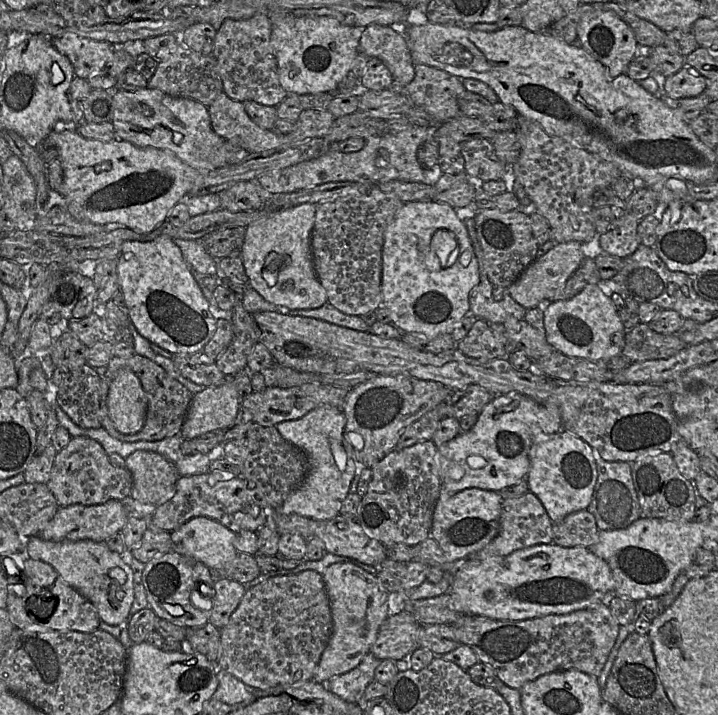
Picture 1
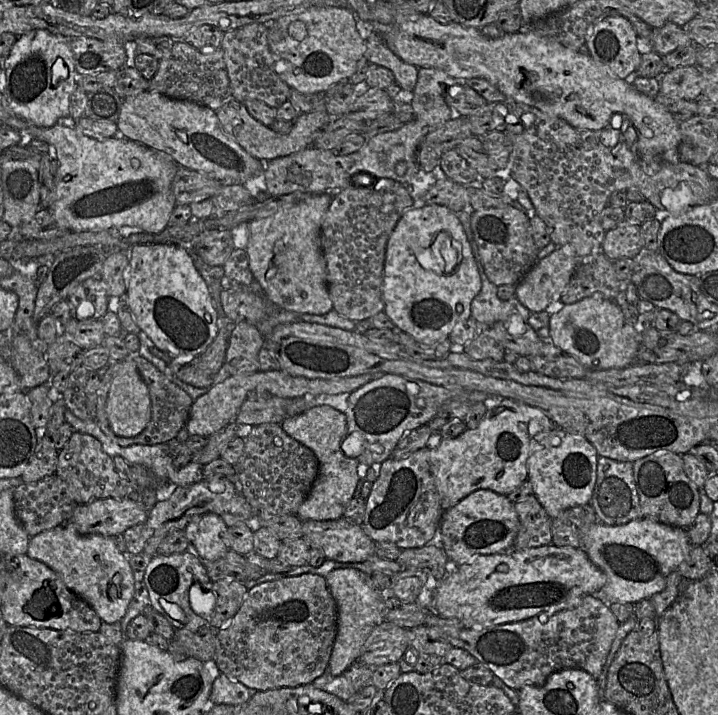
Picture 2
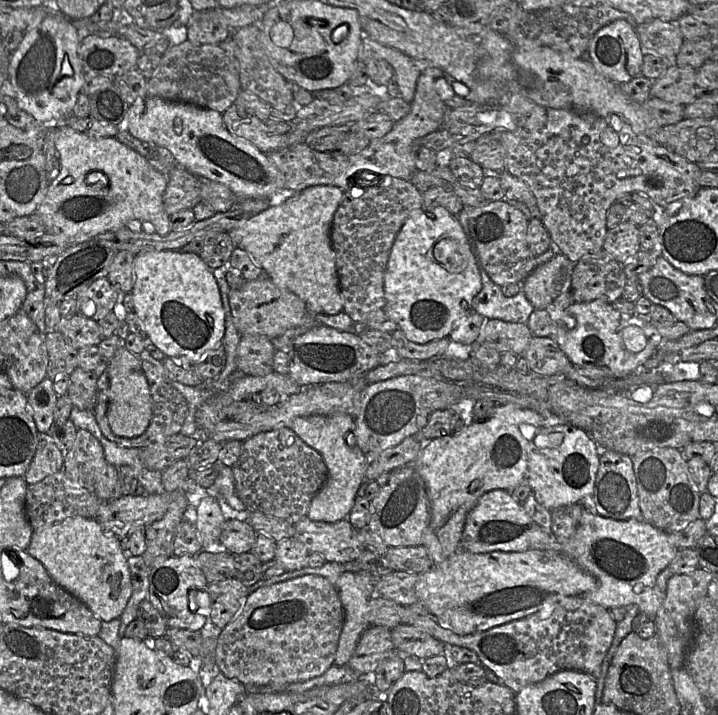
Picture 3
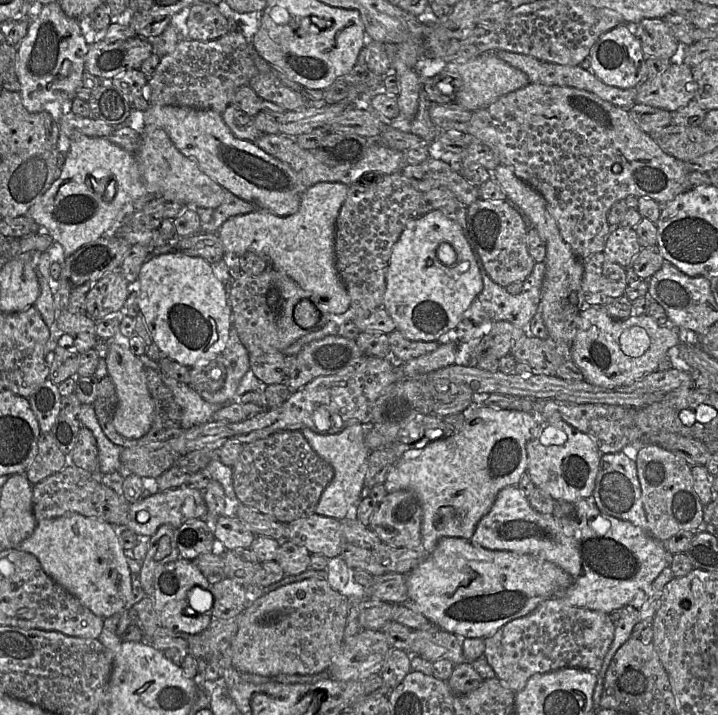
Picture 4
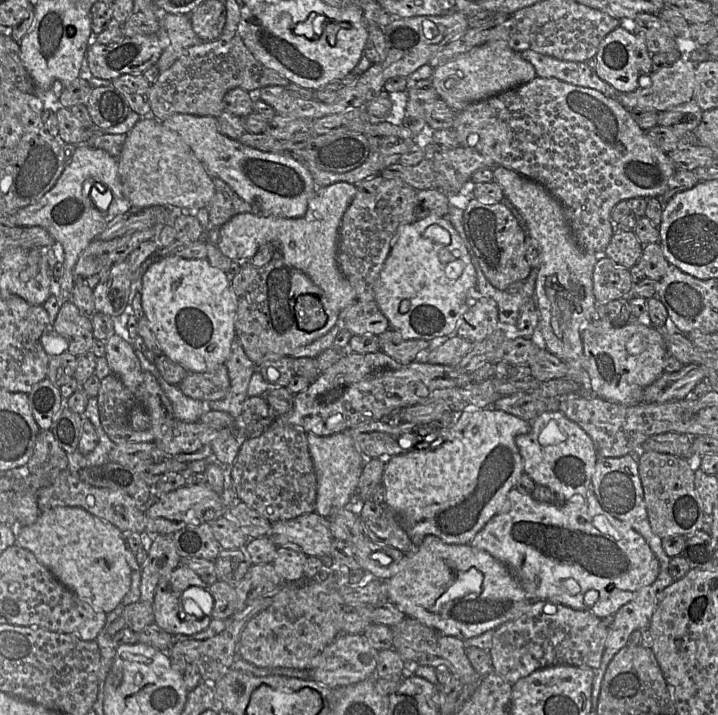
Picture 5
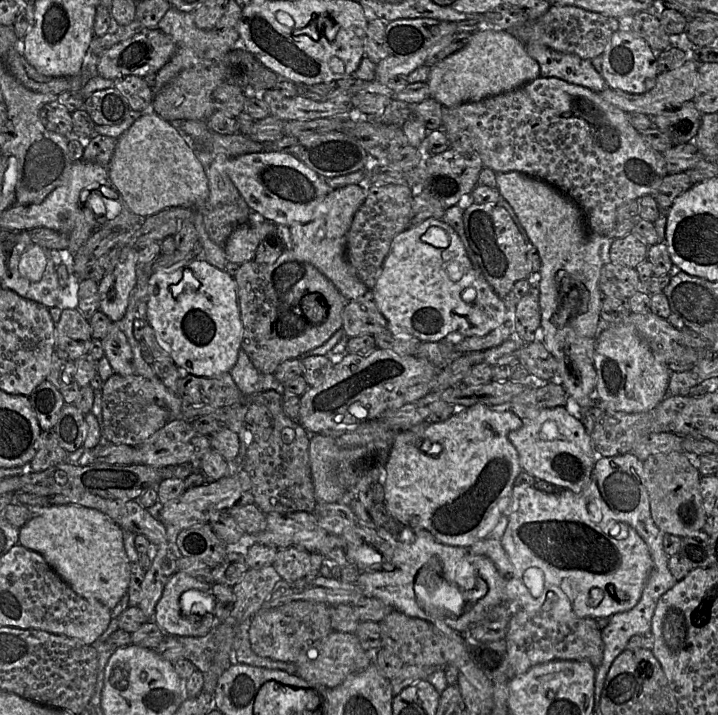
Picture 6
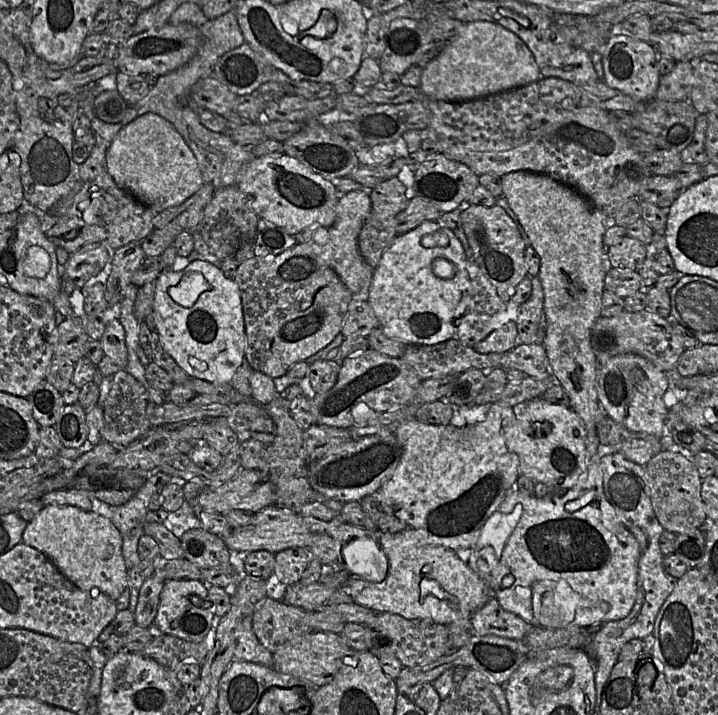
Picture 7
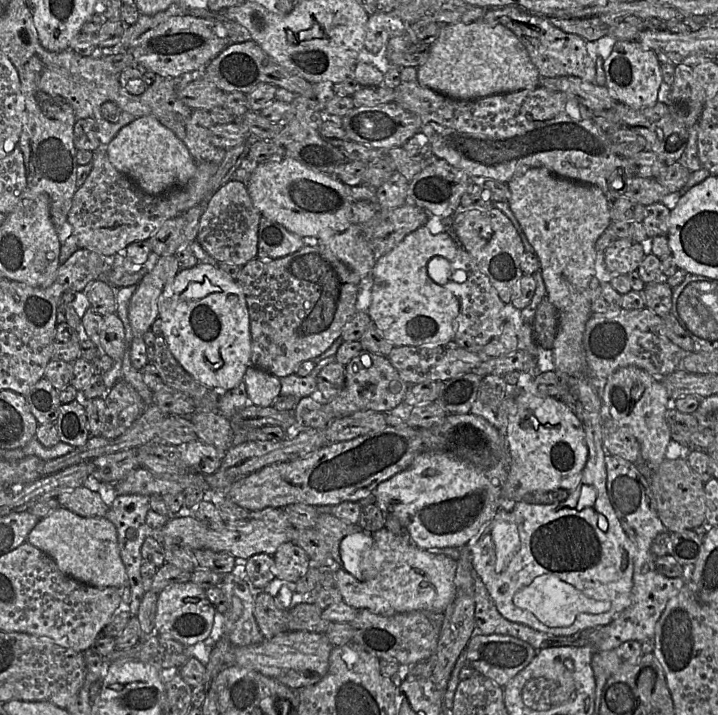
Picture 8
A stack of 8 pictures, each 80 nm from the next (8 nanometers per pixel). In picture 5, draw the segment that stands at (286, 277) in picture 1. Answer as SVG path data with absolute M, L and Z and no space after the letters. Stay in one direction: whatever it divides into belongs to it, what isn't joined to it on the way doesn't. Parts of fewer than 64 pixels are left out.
M346 182L317 187L301 218L237 214L220 227L218 247L226 257L242 264L248 262L263 244L275 244L276 251L272 260L283 259L290 266L304 272L322 289L331 306L341 312L356 301L356 292L342 274L337 261L342 217L356 192L356 185Z

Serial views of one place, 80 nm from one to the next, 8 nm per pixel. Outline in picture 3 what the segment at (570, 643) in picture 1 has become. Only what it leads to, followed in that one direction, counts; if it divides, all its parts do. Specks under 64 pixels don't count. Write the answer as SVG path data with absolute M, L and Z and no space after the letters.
M568 596L550 612L538 612L484 632L463 636L445 628L422 603L407 607L410 609L411 625L444 644L472 650L477 654L479 663L494 672L514 693L561 670L582 671L598 679L617 627L607 608L587 601L583 596Z

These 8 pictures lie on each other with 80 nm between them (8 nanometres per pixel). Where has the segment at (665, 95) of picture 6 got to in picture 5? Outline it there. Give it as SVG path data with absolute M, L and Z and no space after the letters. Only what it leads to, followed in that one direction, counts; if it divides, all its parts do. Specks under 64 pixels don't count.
M682 51L681 59L672 66L650 73L651 84L648 87L640 87L631 93L619 93L616 99L628 110L640 109L657 113L687 103L694 97L696 64L687 59L686 52Z

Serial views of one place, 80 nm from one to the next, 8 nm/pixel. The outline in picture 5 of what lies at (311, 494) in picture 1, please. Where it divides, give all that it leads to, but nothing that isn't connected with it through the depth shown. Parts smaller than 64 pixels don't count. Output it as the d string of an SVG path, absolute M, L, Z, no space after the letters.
M347 431L328 436L319 436L311 432L306 435L317 479L315 512L328 518L339 509L347 507L356 494L366 459L355 447Z

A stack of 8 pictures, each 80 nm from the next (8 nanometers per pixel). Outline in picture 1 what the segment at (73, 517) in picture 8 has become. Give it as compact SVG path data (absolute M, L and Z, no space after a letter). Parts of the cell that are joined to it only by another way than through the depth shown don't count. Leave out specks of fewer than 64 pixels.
M37 535L29 538L25 545L25 553L34 560L50 564L59 573L64 582L79 591L94 605L100 620L111 626L118 626L127 621L134 600L133 572L130 566L125 563L122 556L117 552L111 551L106 542L92 540L52 541L45 540Z

